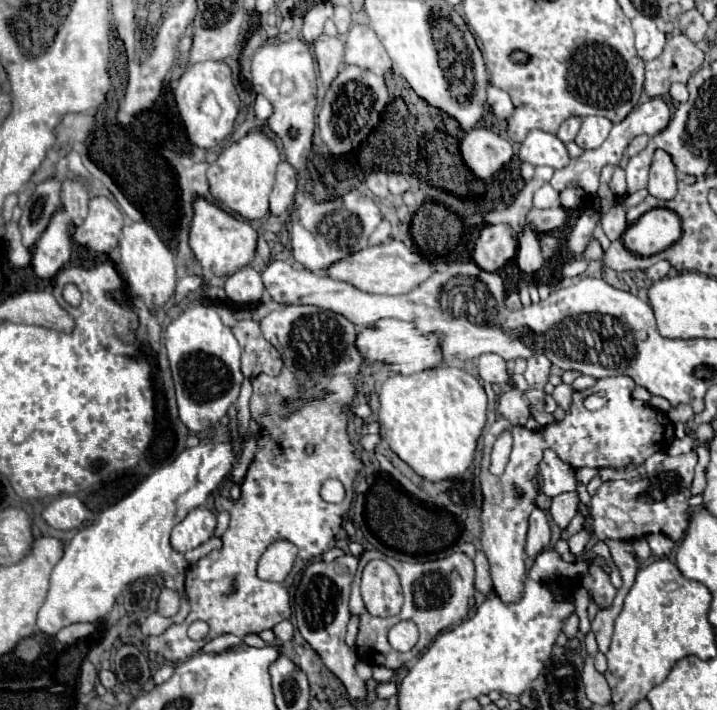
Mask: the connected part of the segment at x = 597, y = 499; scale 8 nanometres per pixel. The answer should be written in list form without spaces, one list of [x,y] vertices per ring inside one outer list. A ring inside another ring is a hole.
[[[696,451],[678,457],[668,455],[656,467],[656,471],[648,475],[638,475],[630,481],[604,481],[596,495],[590,499],[590,505],[586,507],[586,523],[588,527],[592,527],[594,537],[602,541],[634,541],[650,533],[662,533],[672,541],[682,539],[688,527],[686,507],[690,499],[690,485],[694,479],[696,461]]]

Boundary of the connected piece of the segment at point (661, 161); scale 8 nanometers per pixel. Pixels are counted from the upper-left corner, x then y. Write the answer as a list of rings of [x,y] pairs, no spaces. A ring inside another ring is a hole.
[[[666,151],[654,153],[654,163],[650,169],[650,183],[648,193],[656,199],[674,199],[676,197],[676,167]]]

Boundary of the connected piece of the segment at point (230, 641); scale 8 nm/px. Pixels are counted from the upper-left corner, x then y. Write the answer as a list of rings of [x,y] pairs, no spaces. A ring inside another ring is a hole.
[[[220,635],[220,637],[212,639],[210,643],[206,643],[202,651],[214,651],[214,653],[220,653],[220,651],[232,649],[232,647],[236,647],[236,645],[244,645],[242,639],[238,639],[236,635]]]

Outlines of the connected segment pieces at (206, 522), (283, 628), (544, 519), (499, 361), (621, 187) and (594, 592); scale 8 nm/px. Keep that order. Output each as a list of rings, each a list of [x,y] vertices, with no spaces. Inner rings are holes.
[[[196,507],[186,515],[182,523],[178,523],[172,529],[170,545],[184,555],[186,551],[192,551],[194,547],[206,543],[212,537],[214,527],[216,527],[216,513],[206,507]]]
[[[282,621],[274,627],[274,633],[276,633],[278,641],[290,641],[292,635],[294,635],[294,627],[292,627],[290,621]]]
[[[534,509],[530,513],[530,529],[528,529],[528,543],[526,553],[528,557],[536,557],[542,553],[550,543],[550,525],[547,514],[542,509]]]
[[[480,355],[478,371],[480,371],[482,381],[486,383],[506,383],[508,381],[506,361],[500,355]]]
[[[614,171],[610,189],[612,189],[616,195],[624,195],[624,193],[626,193],[626,175],[624,175],[624,171]]]
[[[590,563],[590,569],[582,579],[582,587],[588,589],[598,607],[608,607],[616,595],[614,585],[610,583],[610,575],[596,563]]]

